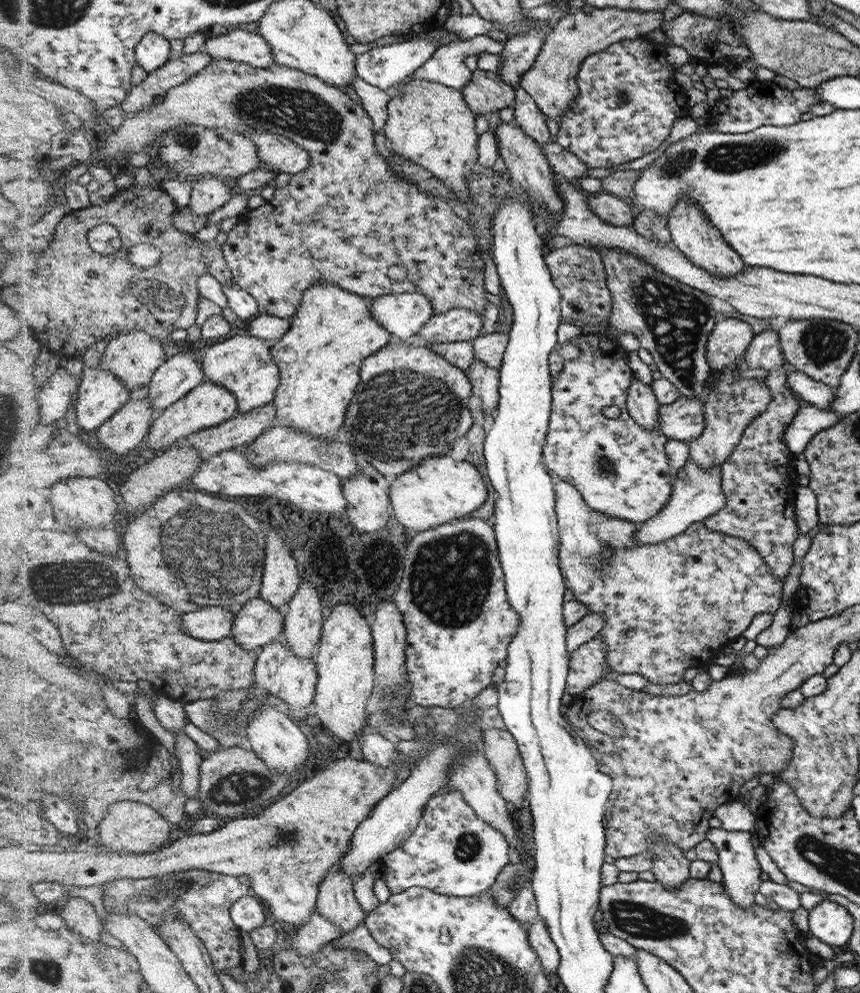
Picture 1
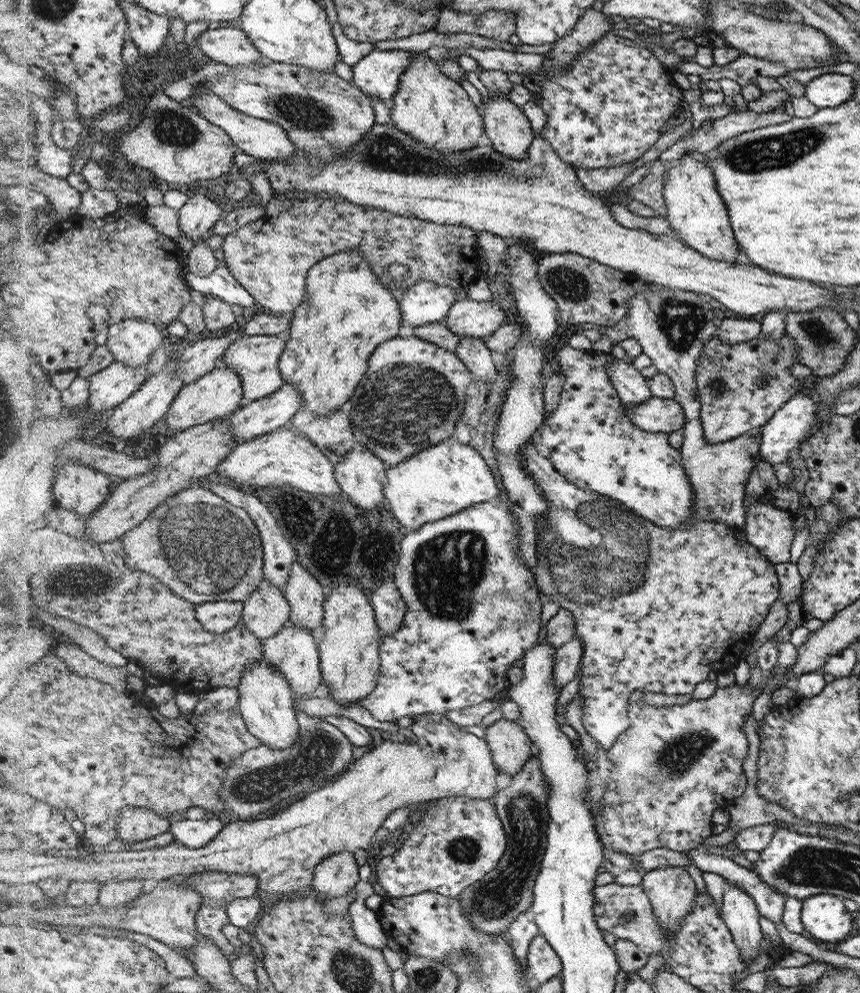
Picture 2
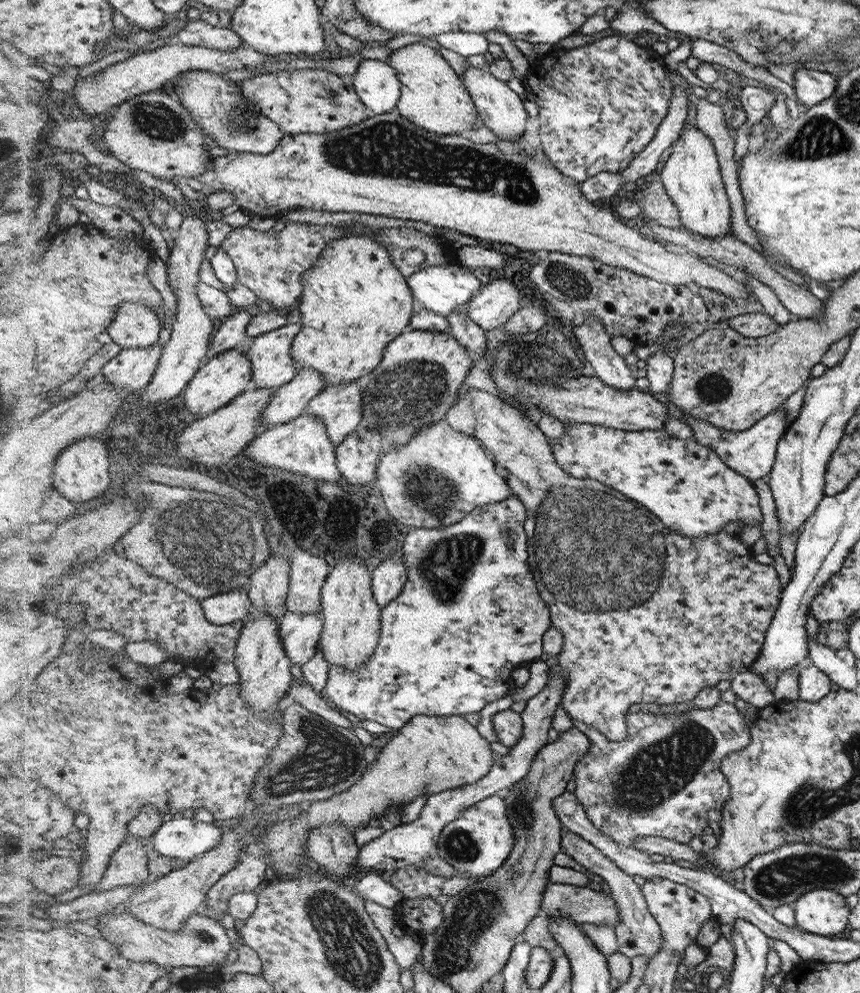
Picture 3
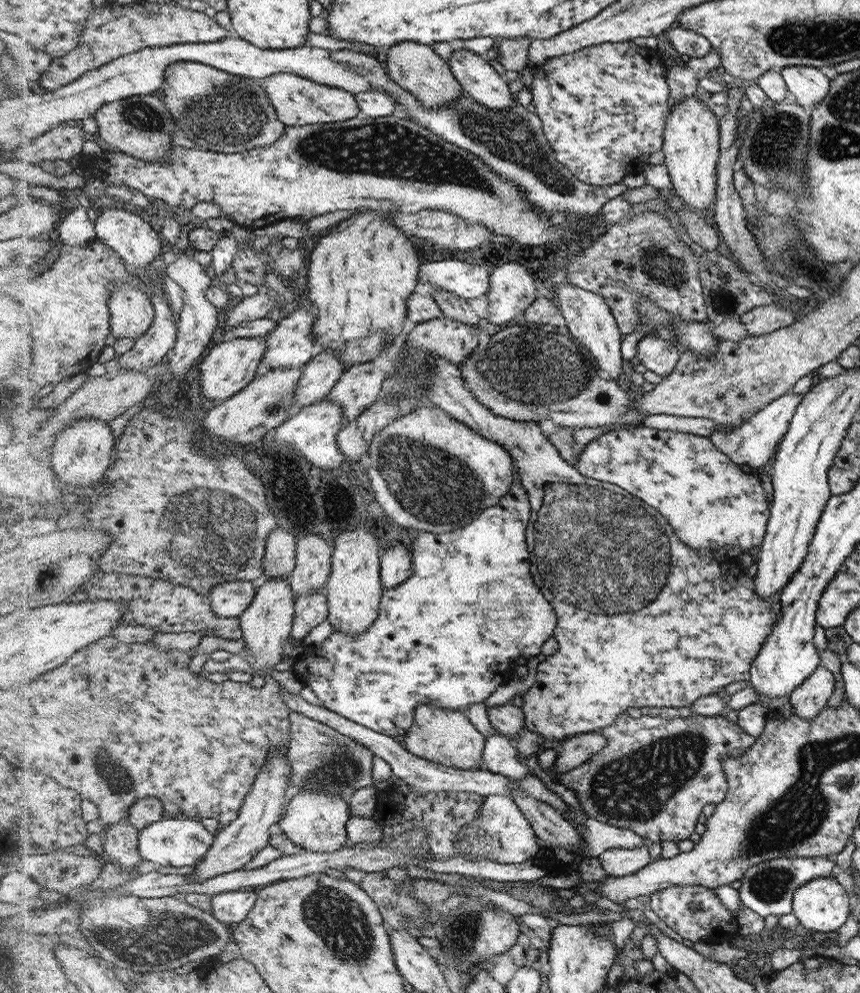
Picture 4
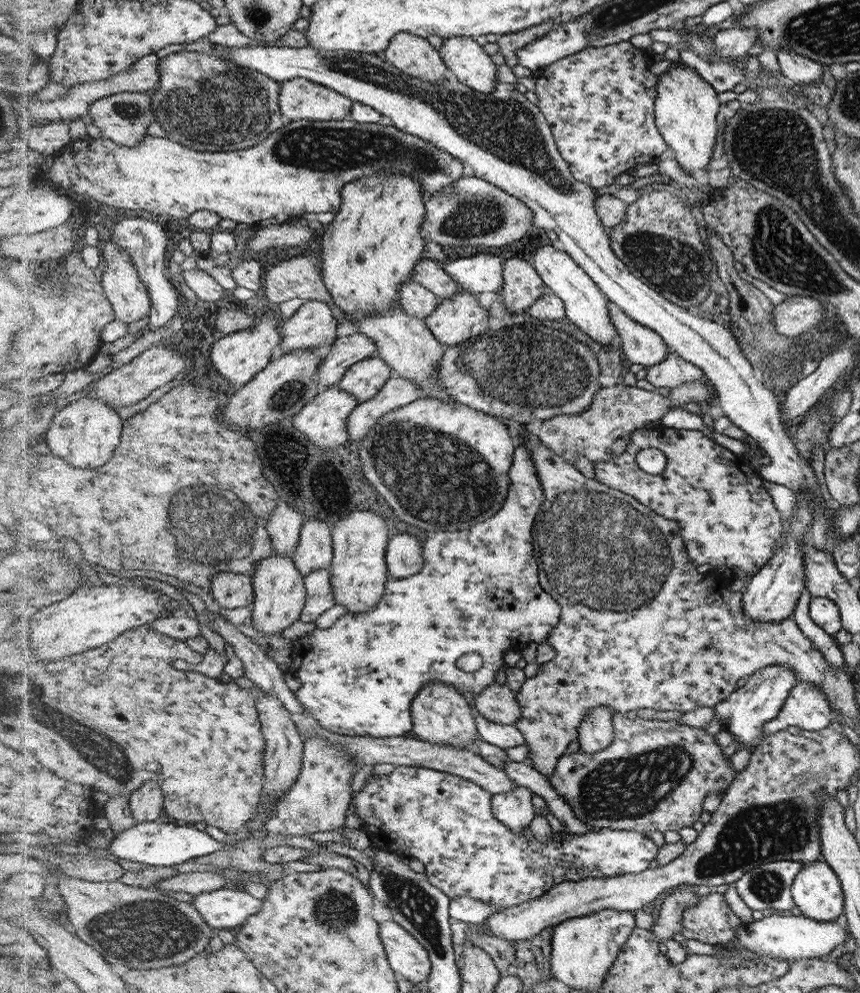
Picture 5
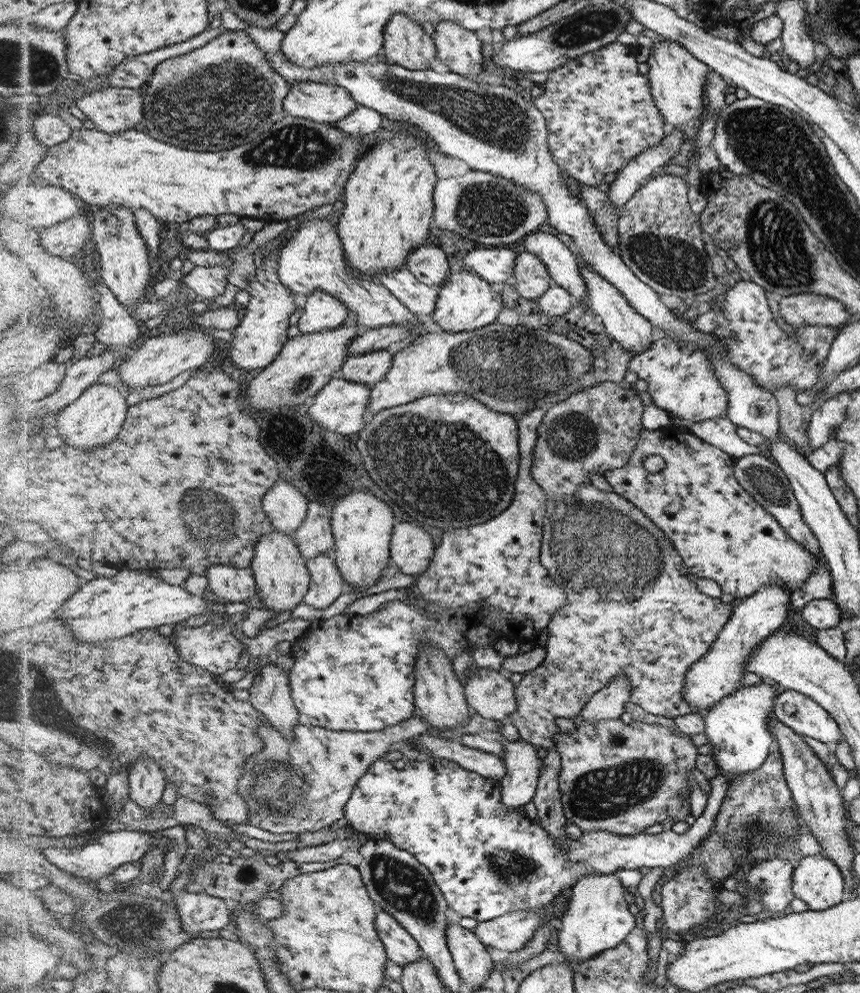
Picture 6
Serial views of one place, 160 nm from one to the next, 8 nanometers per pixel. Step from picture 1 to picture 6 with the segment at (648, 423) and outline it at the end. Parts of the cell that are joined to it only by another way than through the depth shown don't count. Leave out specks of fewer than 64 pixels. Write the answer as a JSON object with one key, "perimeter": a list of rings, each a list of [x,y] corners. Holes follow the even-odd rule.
{"perimeter":[[[546,228],[530,233],[524,238],[524,248],[543,260],[554,284],[564,287],[578,303],[587,304],[587,288],[577,257],[556,237],[556,233],[551,234]]]}

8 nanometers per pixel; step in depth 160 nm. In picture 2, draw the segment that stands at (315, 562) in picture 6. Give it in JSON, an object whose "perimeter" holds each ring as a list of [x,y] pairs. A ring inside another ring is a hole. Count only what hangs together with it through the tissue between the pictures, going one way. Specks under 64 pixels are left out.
{"perimeter":[[[291,621],[276,636],[267,638],[265,643],[266,660],[287,678],[293,690],[294,699],[314,696],[319,684],[322,683],[323,676],[319,663],[319,645],[314,641],[311,632]]]}

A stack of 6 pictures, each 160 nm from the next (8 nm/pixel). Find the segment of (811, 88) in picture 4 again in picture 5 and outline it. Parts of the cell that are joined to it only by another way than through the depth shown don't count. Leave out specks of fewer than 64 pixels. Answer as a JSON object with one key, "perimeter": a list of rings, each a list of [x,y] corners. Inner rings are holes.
{"perimeter":[[[780,49],[777,59],[781,74],[800,86],[813,83],[823,75],[823,65],[794,51]]]}

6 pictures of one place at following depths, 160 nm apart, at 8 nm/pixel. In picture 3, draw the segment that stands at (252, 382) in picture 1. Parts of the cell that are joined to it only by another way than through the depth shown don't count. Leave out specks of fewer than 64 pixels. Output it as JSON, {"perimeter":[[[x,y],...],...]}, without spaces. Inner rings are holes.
{"perimeter":[[[300,321],[288,323],[254,338],[252,346],[244,354],[252,360],[256,388],[276,390],[295,378],[298,371],[290,349],[301,326]]]}

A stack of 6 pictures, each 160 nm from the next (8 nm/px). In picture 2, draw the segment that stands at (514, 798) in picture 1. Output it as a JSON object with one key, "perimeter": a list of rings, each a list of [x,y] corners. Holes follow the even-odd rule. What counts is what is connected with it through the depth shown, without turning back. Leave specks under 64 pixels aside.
{"perimeter":[[[502,718],[488,726],[485,740],[491,747],[498,770],[508,776],[514,776],[534,756],[531,740],[513,720]]]}

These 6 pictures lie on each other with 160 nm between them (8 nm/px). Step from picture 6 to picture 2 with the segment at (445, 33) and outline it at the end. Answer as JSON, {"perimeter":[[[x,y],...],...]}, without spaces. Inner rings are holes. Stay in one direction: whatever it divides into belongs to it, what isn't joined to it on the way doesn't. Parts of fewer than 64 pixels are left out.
{"perimeter":[[[490,92],[490,98],[483,101],[484,124],[487,131],[486,139],[492,144],[492,148],[503,152],[506,156],[516,157],[517,159],[526,159],[530,152],[530,144],[533,142],[535,130],[530,126],[528,117],[524,111],[514,105],[508,95]]]}

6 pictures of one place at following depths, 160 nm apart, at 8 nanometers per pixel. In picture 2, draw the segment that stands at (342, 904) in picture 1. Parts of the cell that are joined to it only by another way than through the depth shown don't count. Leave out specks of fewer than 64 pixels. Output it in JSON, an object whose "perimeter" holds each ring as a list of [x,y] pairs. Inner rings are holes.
{"perimeter":[[[352,852],[332,854],[316,867],[312,892],[326,900],[344,898],[355,891],[359,868]]]}

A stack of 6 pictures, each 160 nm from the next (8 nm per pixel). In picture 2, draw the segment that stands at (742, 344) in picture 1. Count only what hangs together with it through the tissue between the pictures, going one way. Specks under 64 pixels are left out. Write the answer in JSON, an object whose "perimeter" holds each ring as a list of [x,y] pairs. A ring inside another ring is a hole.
{"perimeter":[[[725,316],[718,328],[720,342],[734,345],[753,340],[761,334],[761,321],[757,318]]]}

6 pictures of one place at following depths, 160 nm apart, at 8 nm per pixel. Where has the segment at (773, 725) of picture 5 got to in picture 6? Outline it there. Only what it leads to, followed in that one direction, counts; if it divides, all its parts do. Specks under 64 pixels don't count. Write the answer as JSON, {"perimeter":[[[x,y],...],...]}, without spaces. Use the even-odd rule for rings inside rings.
{"perimeter":[[[781,689],[772,708],[779,721],[792,727],[802,736],[810,736],[830,747],[834,747],[843,738],[831,713],[804,693]]]}

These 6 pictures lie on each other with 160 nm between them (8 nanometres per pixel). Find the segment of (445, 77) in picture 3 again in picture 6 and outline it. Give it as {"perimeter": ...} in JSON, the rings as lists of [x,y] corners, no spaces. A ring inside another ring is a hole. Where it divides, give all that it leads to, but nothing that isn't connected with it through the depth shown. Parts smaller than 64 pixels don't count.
{"perimeter":[[[407,14],[392,15],[387,20],[387,26],[383,30],[386,37],[383,42],[382,55],[383,59],[390,59],[397,62],[398,65],[407,69],[429,69],[433,60],[437,58],[436,47],[432,42],[432,36],[424,32],[420,23],[411,19]]]}

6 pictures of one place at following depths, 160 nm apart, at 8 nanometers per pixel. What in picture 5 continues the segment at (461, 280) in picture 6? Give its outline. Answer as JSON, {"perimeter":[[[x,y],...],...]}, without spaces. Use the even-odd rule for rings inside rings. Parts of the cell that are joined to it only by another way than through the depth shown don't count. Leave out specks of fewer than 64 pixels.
{"perimeter":[[[459,288],[459,291],[449,299],[441,299],[440,304],[425,318],[428,328],[435,334],[436,340],[444,347],[458,346],[466,340],[477,337],[488,329],[490,315],[472,291]]]}

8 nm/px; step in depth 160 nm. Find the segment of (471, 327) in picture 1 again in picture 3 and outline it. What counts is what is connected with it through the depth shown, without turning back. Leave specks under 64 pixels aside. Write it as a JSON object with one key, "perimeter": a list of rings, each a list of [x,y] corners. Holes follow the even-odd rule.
{"perimeter":[[[506,278],[493,279],[482,285],[464,306],[468,316],[484,332],[506,324],[520,308],[521,290]]]}

